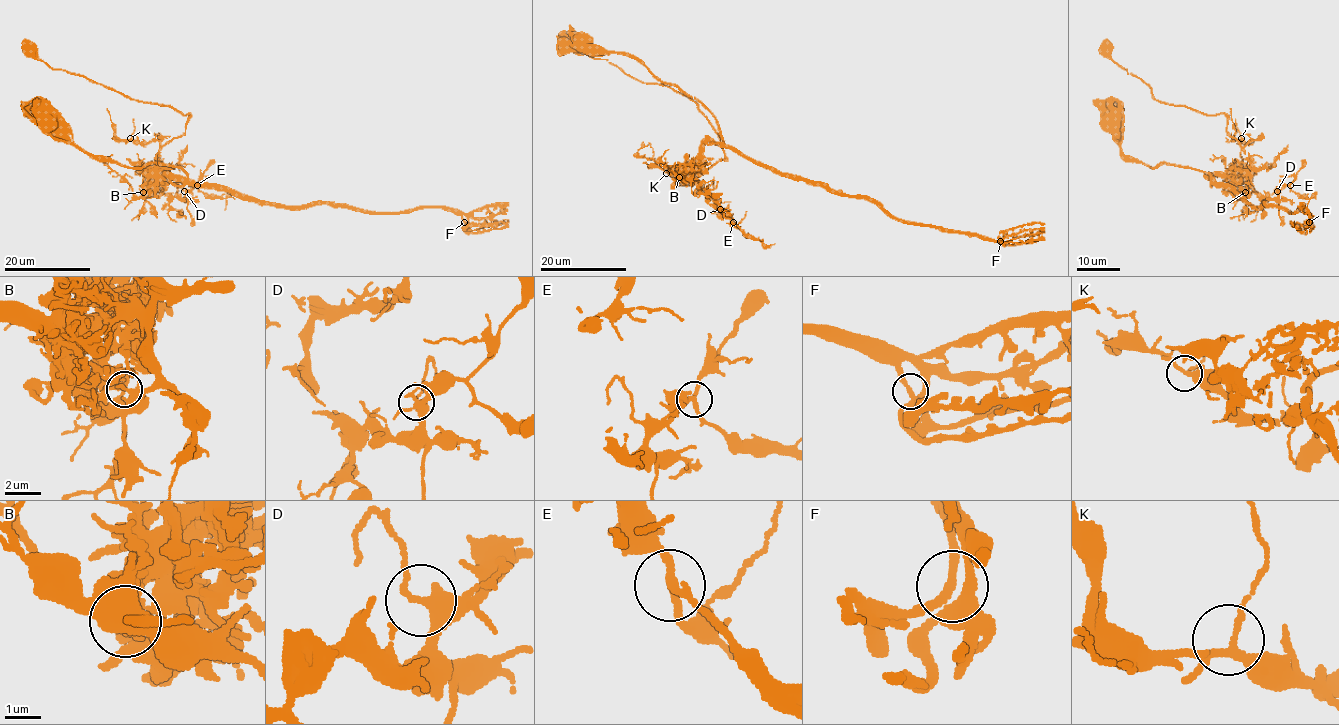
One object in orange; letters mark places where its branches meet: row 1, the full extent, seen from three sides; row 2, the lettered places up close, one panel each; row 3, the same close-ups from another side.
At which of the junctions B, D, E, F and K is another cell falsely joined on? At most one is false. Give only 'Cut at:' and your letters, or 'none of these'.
Cut at: B

